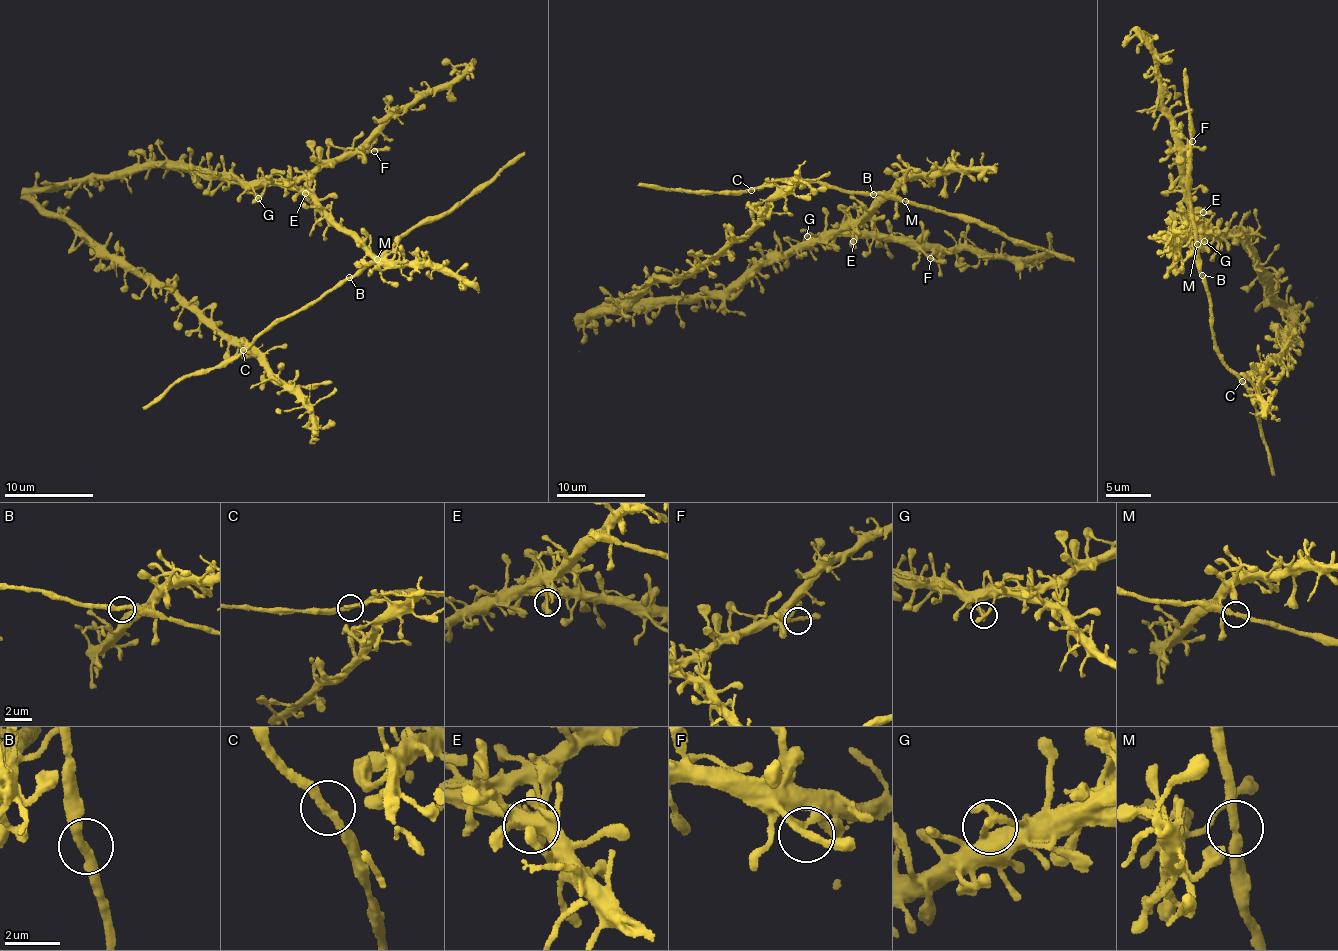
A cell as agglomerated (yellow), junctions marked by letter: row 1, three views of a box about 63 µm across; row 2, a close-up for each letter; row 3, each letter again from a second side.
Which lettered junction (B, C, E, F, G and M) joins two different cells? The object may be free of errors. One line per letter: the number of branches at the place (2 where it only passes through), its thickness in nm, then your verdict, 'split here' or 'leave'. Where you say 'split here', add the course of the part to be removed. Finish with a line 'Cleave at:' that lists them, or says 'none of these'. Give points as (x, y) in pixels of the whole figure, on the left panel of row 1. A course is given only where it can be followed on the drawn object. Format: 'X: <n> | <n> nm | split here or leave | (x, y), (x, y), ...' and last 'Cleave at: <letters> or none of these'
B: 2 | 300 nm | leave
C: 2 | 280 nm | leave
E: 2 | 280 nm | leave
F: 3 | 200 nm | leave
G: 3 | 220 nm | leave
M: 3 | 240 nm | leave
Cleave at: none of these

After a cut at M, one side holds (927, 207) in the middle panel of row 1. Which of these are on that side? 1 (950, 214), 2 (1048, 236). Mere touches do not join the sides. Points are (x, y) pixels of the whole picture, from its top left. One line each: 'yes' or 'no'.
1: yes
2: no

